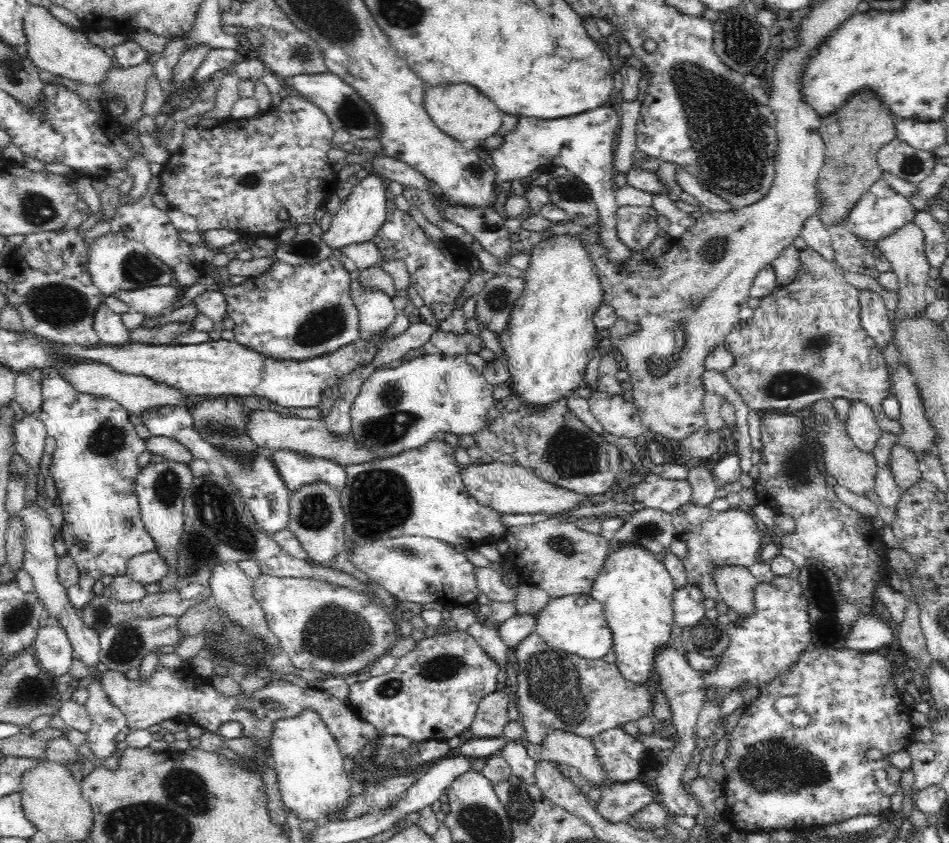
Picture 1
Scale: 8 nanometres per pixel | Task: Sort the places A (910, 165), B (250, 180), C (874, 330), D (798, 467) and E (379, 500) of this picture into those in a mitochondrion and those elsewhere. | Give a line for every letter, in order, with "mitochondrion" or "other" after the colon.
A: mitochondrion
B: other
C: other
D: mitochondrion
E: mitochondrion

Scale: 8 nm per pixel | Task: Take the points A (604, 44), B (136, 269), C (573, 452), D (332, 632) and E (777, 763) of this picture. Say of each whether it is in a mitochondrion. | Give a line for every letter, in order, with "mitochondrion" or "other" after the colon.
A: other
B: mitochondrion
C: mitochondrion
D: mitochondrion
E: mitochondrion

